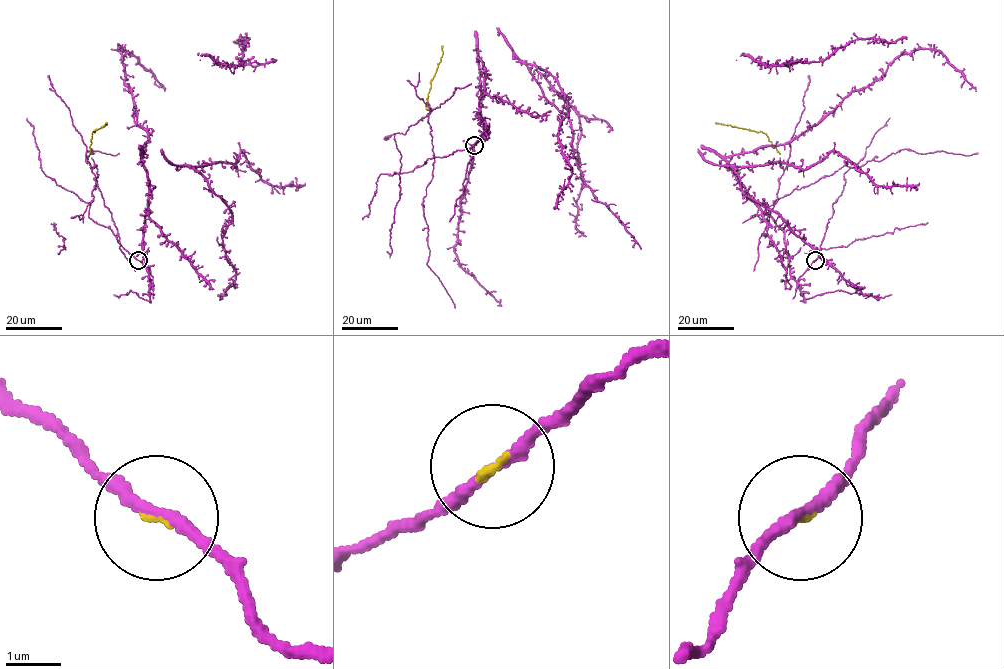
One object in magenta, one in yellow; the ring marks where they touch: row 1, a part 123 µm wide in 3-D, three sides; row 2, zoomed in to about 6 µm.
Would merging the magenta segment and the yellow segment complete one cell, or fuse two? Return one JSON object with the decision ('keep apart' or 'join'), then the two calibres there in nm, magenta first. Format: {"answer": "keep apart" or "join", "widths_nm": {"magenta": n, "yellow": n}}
{"answer": "join", "widths_nm": {"magenta": 200, "yellow": 80}}

